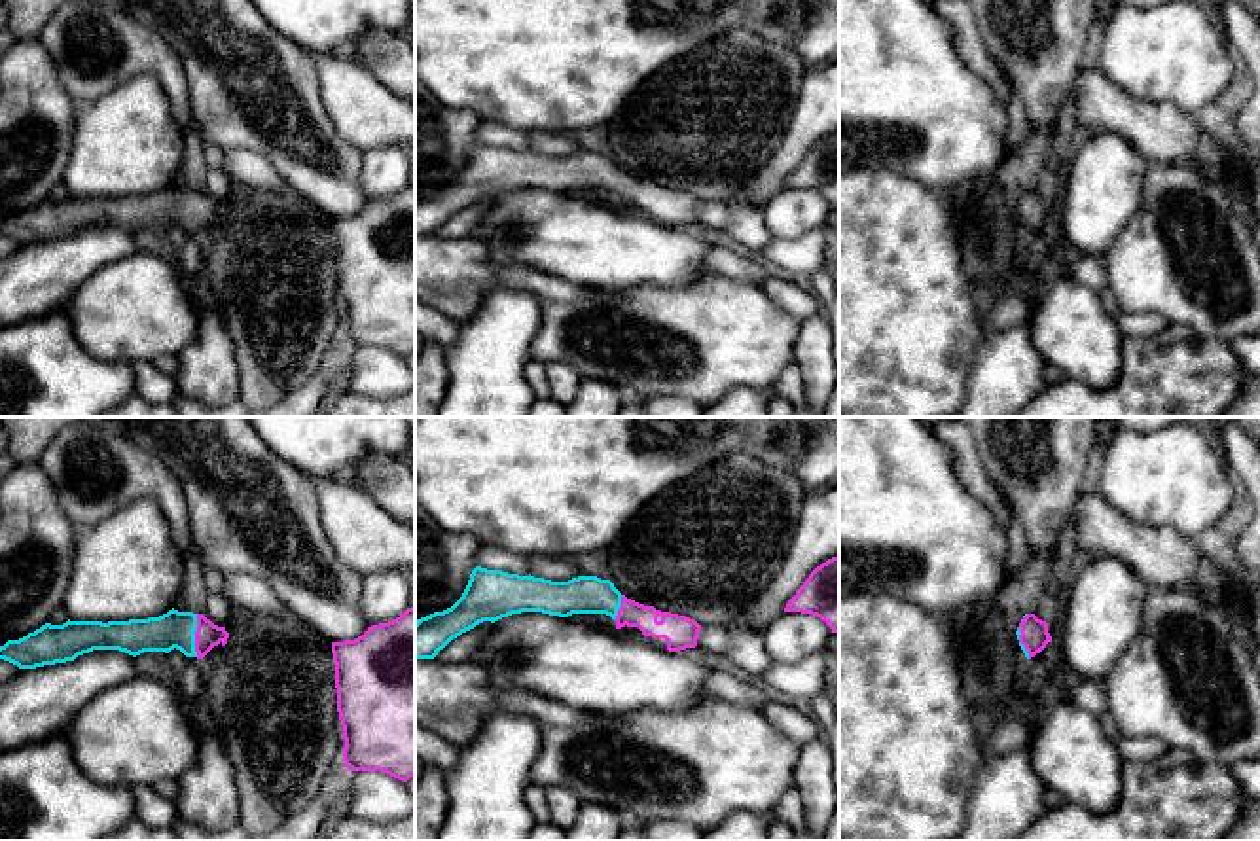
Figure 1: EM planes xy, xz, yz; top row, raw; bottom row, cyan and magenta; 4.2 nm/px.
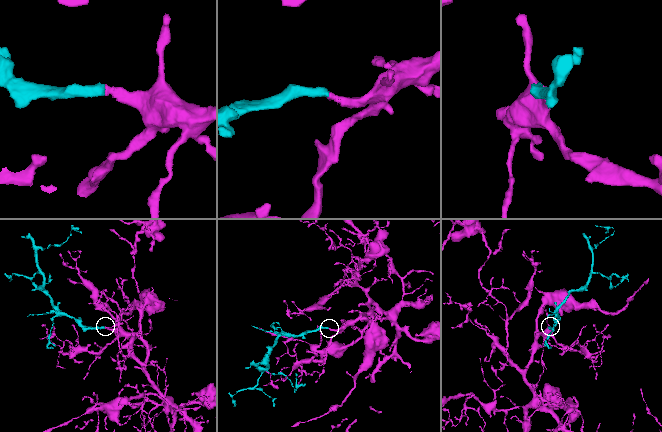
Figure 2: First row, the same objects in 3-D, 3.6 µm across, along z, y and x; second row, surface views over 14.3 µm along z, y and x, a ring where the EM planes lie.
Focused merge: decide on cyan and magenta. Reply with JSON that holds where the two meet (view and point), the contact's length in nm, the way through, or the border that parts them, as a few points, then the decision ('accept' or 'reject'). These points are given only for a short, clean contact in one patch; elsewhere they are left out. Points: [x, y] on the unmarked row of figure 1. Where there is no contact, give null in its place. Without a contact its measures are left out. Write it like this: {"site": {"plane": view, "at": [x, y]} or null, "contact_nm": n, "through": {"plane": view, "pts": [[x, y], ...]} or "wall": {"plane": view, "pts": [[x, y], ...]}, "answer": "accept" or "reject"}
{"site": {"plane": "xy", "at": [194, 211]}, "contact_nm": 180, "through": {"plane": "xy", "pts": [[177, 205], [194, 211], [207, 211]]}, "answer": "accept"}

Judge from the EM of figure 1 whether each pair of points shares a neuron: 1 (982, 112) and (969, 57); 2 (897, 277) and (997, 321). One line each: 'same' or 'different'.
1: different
2: different

